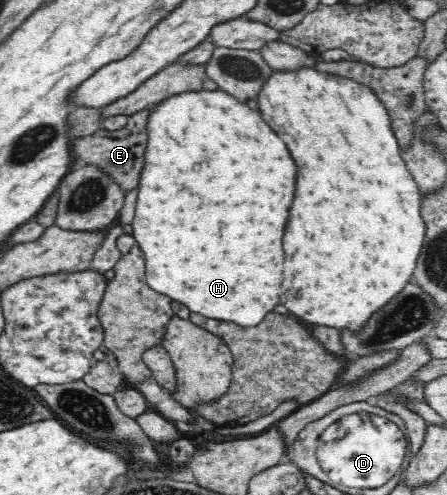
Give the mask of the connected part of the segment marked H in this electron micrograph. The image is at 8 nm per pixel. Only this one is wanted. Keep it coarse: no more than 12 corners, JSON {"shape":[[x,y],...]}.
{"shape":[[223,89],[150,107],[148,286],[261,322],[295,164]]}

